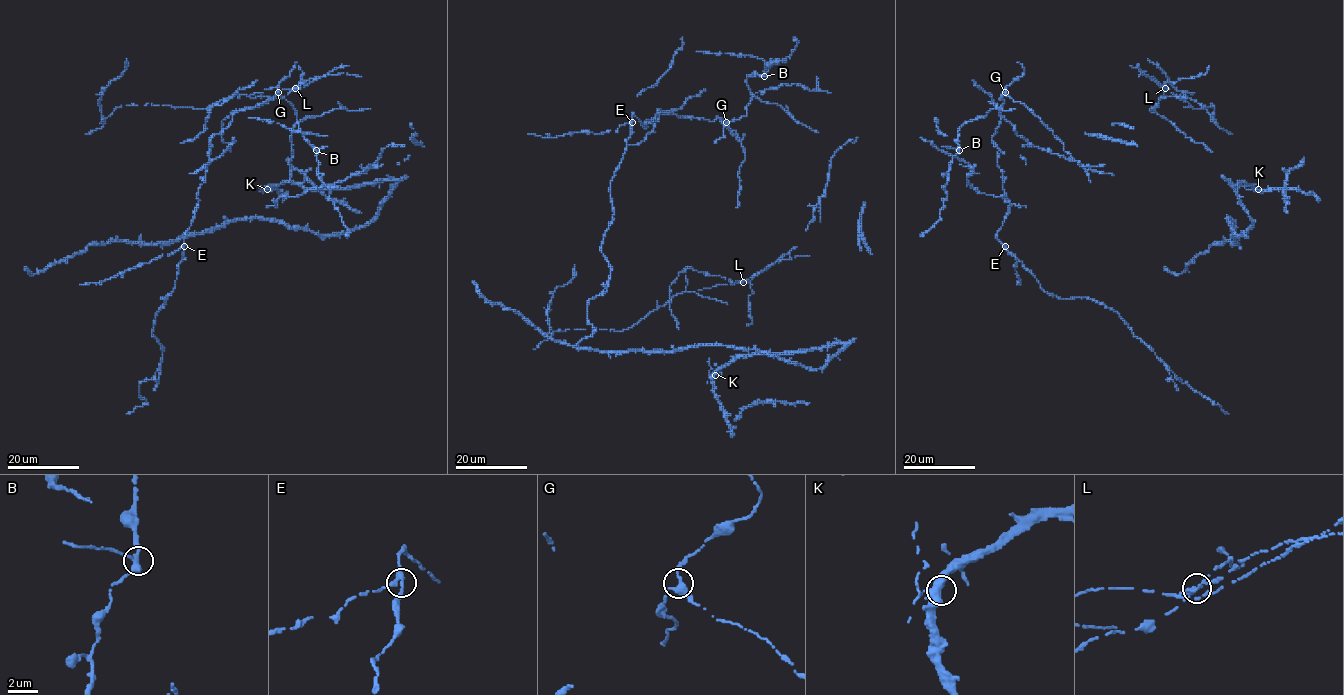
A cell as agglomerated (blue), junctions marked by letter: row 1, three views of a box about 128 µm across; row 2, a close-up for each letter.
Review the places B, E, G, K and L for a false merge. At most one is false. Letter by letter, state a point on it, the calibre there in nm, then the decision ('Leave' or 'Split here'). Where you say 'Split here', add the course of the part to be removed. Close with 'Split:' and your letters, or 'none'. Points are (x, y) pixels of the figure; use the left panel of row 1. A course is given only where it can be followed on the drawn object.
B: Place: (316, 150). Thickness 300 nm. Leave
E: Place: (184, 246). Thickness 240 nm. Leave
G: Place: (278, 92). Thickness 320 nm. Leave
K: Place: (267, 189). Thickness 400 nm. Leave
L: Place: (295, 88). Thickness 260 nm. Split here
Split: L

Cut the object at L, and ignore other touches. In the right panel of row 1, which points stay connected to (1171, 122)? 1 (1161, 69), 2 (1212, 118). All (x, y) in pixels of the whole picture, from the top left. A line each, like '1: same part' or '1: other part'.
1: other part
2: other part

